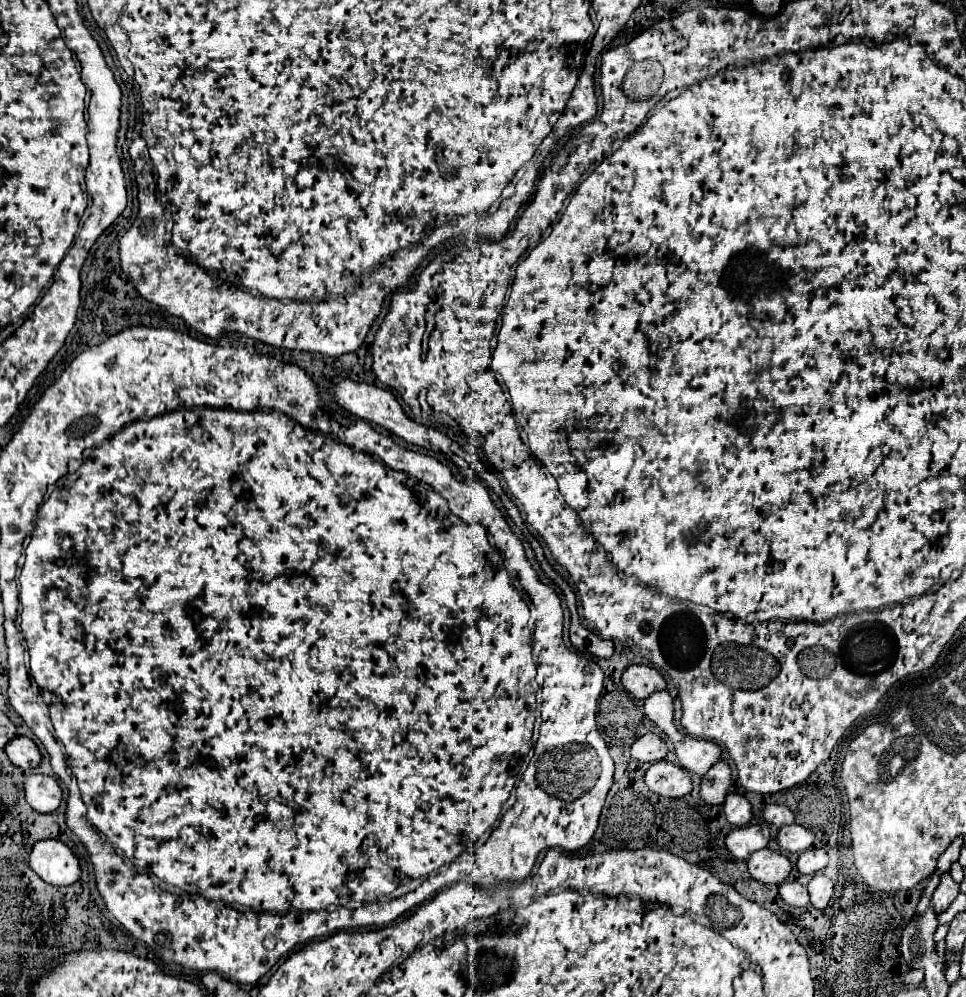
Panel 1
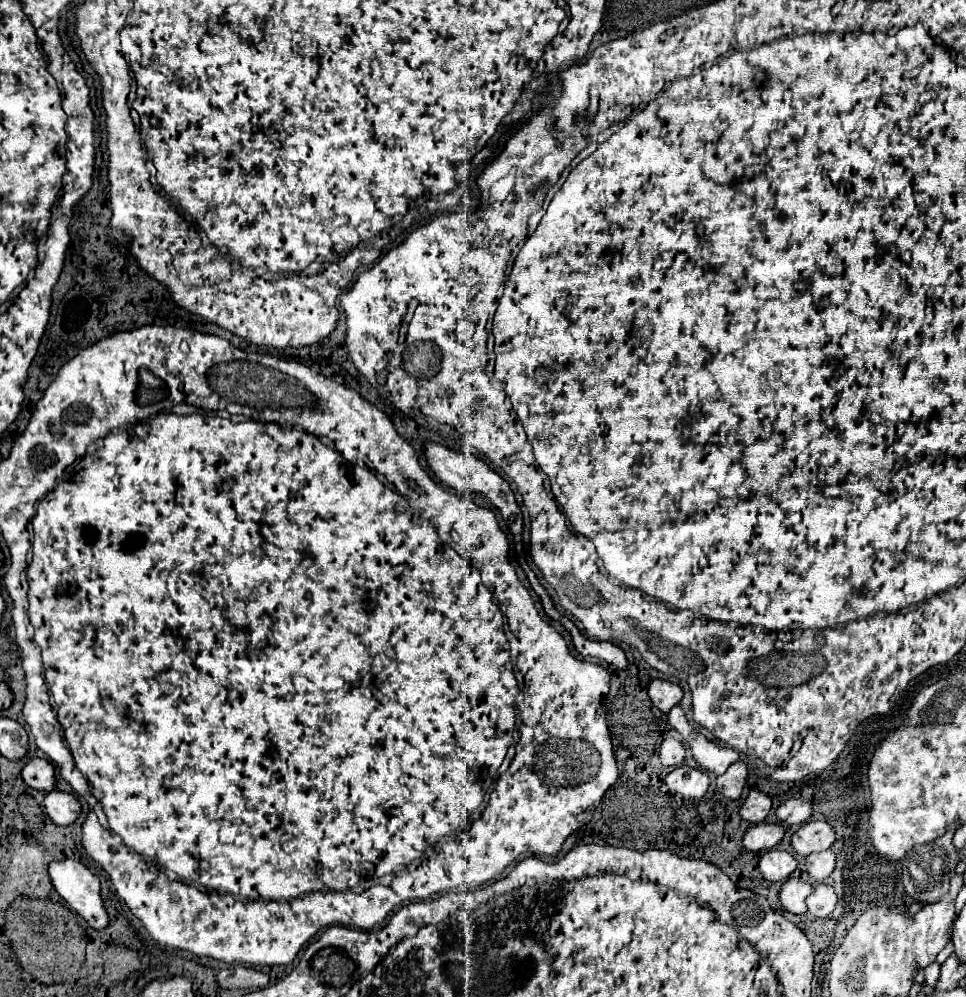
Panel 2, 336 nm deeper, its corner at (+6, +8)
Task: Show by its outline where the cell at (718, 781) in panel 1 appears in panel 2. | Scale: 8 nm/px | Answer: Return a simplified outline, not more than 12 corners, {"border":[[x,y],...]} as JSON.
{"border":[[738,759],[716,777],[726,799],[738,799],[748,769]]}

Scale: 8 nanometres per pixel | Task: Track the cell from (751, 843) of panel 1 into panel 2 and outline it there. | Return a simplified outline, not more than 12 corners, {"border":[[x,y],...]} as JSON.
{"border":[[782,823],[750,825],[744,833],[748,851],[774,849],[784,837]]}

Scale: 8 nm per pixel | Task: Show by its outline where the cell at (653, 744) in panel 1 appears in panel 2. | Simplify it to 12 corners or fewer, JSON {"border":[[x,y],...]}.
{"border":[[666,737],[658,749],[660,763],[678,767],[684,747],[674,737]]}

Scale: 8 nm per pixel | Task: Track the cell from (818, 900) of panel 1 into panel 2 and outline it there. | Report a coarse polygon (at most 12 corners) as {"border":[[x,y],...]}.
{"border":[[820,883],[806,899],[810,915],[828,917],[836,893]]}

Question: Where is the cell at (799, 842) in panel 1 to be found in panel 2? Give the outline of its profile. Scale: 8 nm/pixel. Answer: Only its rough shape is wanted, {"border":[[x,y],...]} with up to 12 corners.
{"border":[[808,821],[792,835],[798,855],[824,851],[834,843],[826,821]]}

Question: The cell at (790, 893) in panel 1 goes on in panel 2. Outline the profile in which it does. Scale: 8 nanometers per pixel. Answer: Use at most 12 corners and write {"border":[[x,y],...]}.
{"border":[[788,879],[780,889],[786,911],[806,913],[806,897],[812,885]]}

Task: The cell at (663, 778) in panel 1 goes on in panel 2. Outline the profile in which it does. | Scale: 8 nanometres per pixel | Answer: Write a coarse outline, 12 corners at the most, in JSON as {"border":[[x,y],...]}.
{"border":[[680,765],[664,783],[682,797],[700,799],[710,779],[702,769]]}

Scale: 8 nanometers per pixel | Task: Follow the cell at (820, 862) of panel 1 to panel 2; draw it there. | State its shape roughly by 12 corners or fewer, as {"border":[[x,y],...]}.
{"border":[[830,849],[810,853],[806,871],[816,883],[834,871]]}

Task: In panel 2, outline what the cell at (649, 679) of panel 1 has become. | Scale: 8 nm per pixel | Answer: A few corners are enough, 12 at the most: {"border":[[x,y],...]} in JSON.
{"border":[[666,679],[648,683],[648,697],[662,713],[682,699],[682,689]]}

